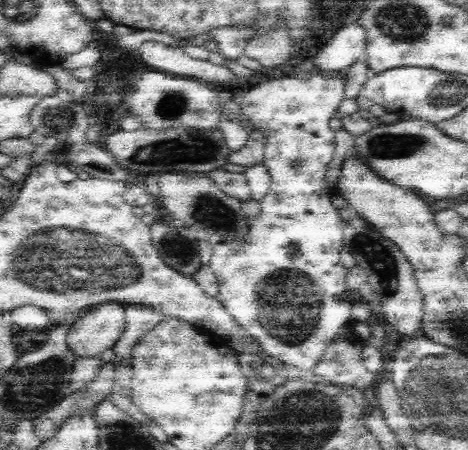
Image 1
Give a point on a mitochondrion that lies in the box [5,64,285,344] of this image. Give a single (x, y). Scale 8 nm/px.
(63, 257)

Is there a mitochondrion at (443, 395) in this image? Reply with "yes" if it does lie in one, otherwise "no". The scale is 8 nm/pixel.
yes

